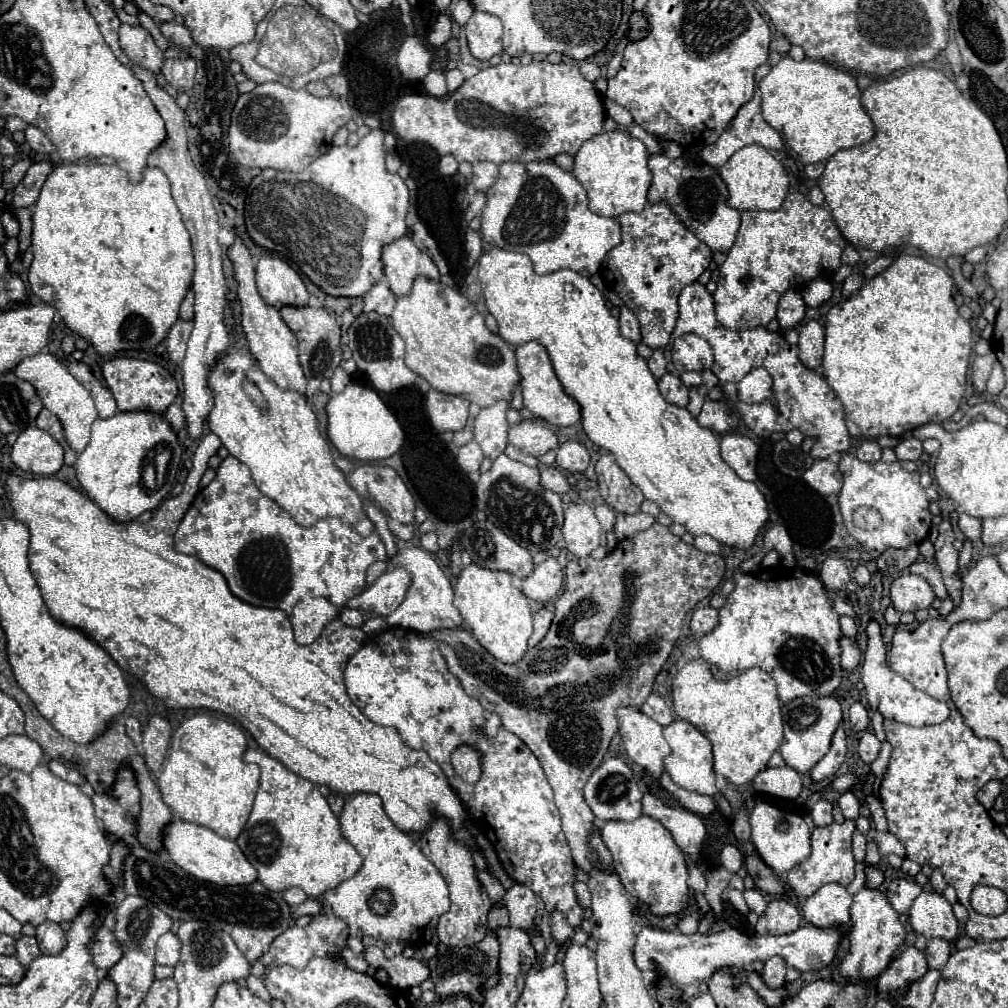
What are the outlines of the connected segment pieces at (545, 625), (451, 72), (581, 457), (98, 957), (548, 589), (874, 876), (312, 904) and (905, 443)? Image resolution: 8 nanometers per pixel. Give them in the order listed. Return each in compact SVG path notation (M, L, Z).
M542 607L542 609L538 609L536 613L534 613L534 633L532 633L532 637L530 637L530 647L534 647L536 643L540 643L542 639L544 639L544 635L548 633L548 629L550 629L550 623L552 623L552 611L548 611L546 607Z
M448 69L446 71L446 83L448 83L448 91L454 93L464 83L464 75L460 73L460 69Z
M566 441L558 447L558 455L556 455L556 465L564 471L570 473L580 473L588 467L590 463L590 455L586 451L584 445L580 445L578 441Z
M100 927L94 933L94 939L90 941L88 949L92 953L92 963L102 971L108 971L114 963L118 963L118 957L122 957L118 941L114 941L114 935L106 927Z
M554 557L546 559L544 563L536 565L534 573L522 581L522 591L528 599L538 603L546 603L558 595L564 583L564 571Z
M866 865L866 887L870 887L870 889L878 889L880 887L880 883L884 881L884 875L882 875L882 871L878 869L878 867L874 867L874 869L870 869L870 865Z
M308 899L308 901L304 901L296 911L294 911L294 919L298 919L298 917L302 917L302 915L318 915L322 911L322 903L318 901L318 899Z
M914 437L900 439L900 443L898 443L898 447L894 451L898 455L898 461L918 461L922 457L922 453L924 453L922 441L914 439Z

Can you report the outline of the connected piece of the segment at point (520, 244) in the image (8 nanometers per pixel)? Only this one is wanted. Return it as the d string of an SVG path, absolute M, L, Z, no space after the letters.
M532 161L532 163L502 163L500 177L490 187L488 203L482 211L482 239L496 247L526 253L532 259L538 275L554 273L558 269L572 269L584 277L592 277L604 259L604 255L618 245L620 225L614 217L600 217L588 209L586 191L580 181L562 171L554 161Z

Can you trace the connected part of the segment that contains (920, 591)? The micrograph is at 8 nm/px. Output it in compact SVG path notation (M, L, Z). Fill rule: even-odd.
M910 573L894 579L890 587L890 599L894 609L904 613L904 611L928 609L936 599L936 595L924 577Z

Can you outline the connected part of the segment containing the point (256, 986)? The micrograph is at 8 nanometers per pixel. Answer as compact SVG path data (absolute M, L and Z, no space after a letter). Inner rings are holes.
M250 975L250 977L246 979L246 983L248 983L248 989L250 989L256 997L260 997L262 1001L272 1001L272 997L270 997L270 993L266 991L266 987L264 987L264 981L262 981L262 979L258 979L258 977Z

